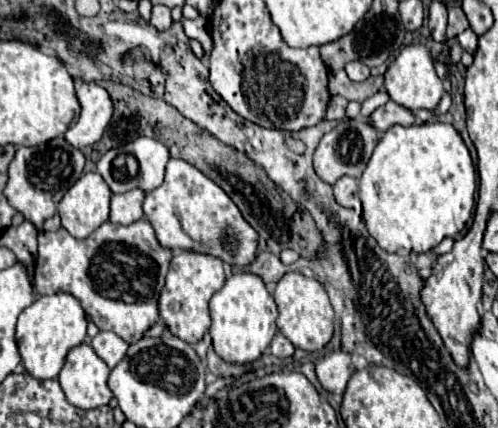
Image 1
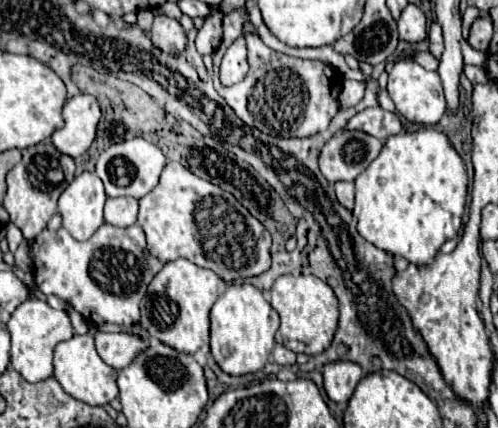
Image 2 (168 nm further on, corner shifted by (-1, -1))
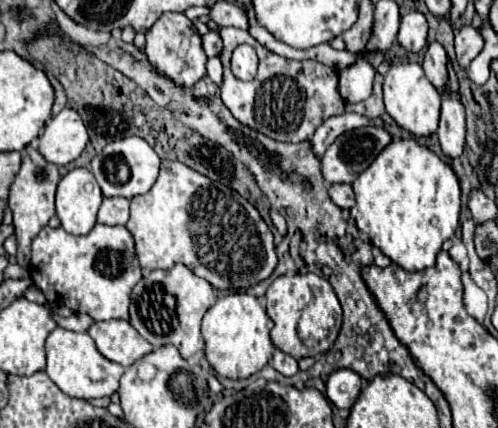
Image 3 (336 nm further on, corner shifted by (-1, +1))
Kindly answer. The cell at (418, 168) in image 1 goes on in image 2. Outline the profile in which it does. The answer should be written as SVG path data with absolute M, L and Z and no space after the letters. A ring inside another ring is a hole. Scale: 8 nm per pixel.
M435 127L391 135L379 157L355 179L359 233L375 247L405 257L409 263L431 263L441 245L457 237L467 199L467 171L449 137Z

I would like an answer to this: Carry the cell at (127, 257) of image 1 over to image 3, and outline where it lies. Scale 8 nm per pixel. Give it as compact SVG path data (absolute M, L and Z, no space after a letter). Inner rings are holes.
M97 223L87 235L75 237L63 227L43 227L31 243L31 279L49 303L69 305L75 313L87 313L95 321L111 317L129 319L129 295L141 279L135 245L127 227Z

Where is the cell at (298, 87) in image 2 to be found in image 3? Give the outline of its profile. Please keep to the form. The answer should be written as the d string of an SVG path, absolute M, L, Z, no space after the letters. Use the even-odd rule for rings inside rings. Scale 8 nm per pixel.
M221 27L223 51L221 63L225 67L223 85L221 85L221 99L227 109L233 113L237 121L255 129L275 141L287 143L301 143L309 139L315 129L329 117L341 115L345 111L345 101L339 95L337 73L335 69L319 63L319 61L289 61L265 49L259 41L255 41L249 33L243 33L235 27ZM241 43L249 43L255 47L259 55L259 73L253 81L237 81L235 75L229 71L229 57L233 49Z

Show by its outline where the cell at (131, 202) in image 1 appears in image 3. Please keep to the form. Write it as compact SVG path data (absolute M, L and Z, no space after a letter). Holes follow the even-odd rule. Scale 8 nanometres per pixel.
M125 197L103 199L99 213L97 213L97 223L125 225L127 221L129 221L129 199L125 199Z

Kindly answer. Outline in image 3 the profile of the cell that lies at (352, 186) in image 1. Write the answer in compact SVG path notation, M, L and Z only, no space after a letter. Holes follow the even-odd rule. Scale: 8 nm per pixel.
M345 183L343 185L331 185L329 187L329 197L341 209L351 209L355 205L353 189L351 189L351 185L345 185Z

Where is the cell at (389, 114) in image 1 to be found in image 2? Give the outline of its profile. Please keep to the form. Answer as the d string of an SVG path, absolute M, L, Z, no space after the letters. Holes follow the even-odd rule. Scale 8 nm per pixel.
M369 107L361 113L357 113L345 129L357 129L357 131L365 131L381 141L385 141L389 135L397 135L403 131L401 119L395 113L383 111L381 107Z

